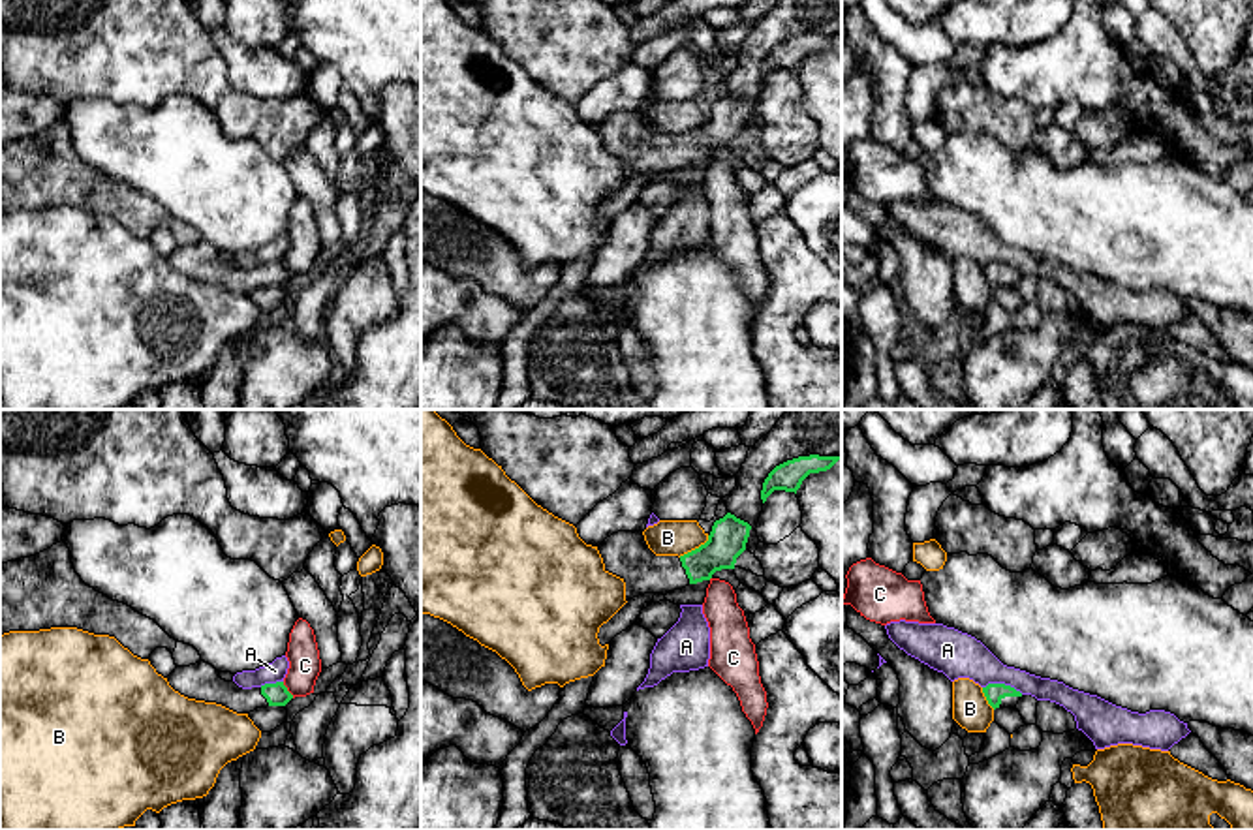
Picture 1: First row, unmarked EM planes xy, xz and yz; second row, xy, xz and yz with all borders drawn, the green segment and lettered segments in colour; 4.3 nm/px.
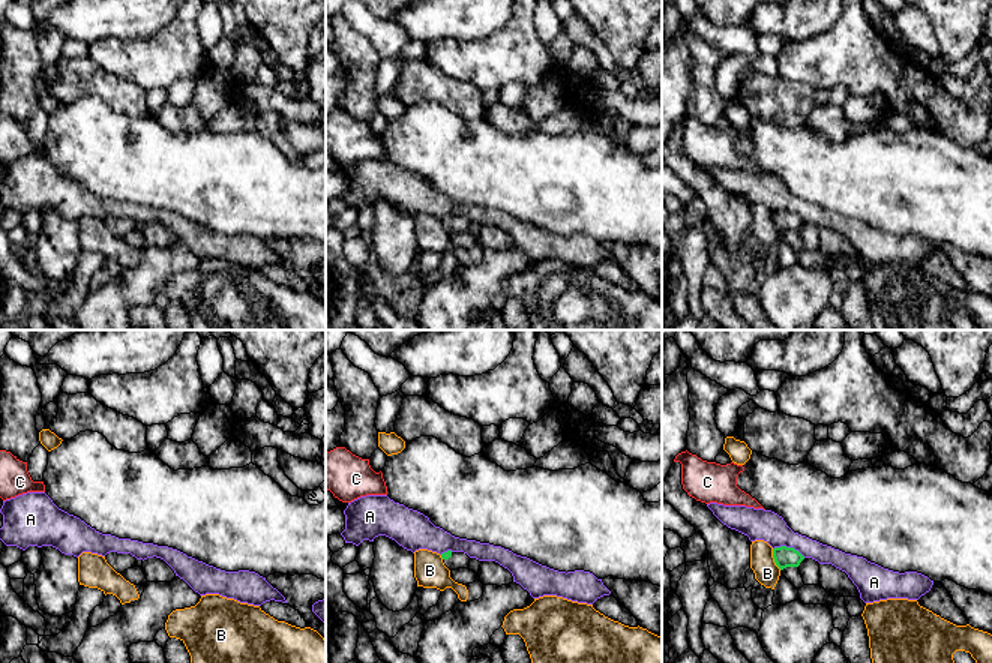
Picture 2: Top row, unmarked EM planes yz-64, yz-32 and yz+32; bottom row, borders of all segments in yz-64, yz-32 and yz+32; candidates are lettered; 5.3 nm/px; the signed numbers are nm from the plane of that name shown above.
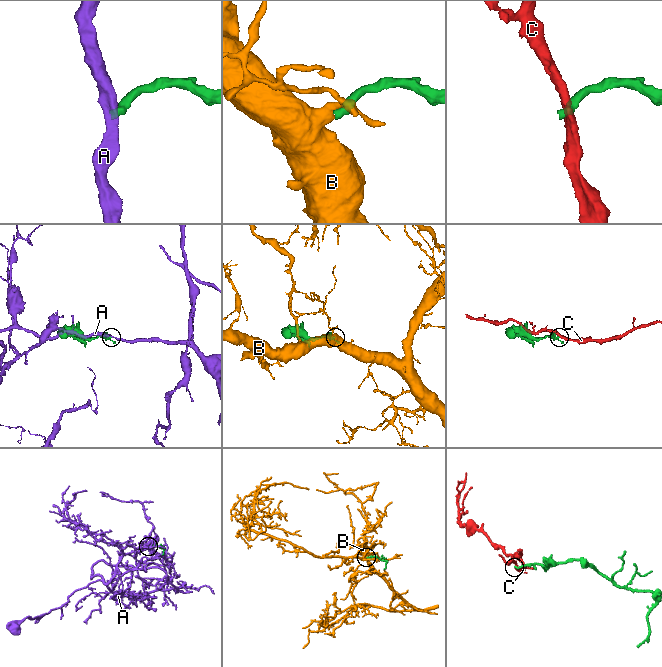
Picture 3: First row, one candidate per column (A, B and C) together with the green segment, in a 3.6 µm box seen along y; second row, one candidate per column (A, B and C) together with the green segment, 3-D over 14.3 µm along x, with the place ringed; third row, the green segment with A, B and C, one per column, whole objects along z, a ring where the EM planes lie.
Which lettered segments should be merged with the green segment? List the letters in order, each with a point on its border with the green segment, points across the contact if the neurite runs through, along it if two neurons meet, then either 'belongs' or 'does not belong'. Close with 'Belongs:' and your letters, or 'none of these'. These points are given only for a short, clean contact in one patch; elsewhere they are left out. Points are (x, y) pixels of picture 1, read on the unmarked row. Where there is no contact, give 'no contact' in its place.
A: meets green in yz at (1004, 263); border along yz (983, 265), (1009, 263), (1022, 273); does not belong
B: meets green in xz at (696, 128); border along xz (709, 115), (703, 122), (679, 136); does not belong
C: meets green in xy at (286, 269); border along xy (282, 261), (293, 276); does not belong
Belongs: none of these

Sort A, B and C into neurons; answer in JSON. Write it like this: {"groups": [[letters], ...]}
{"groups": [["A"], ["B"], ["C"]]}

